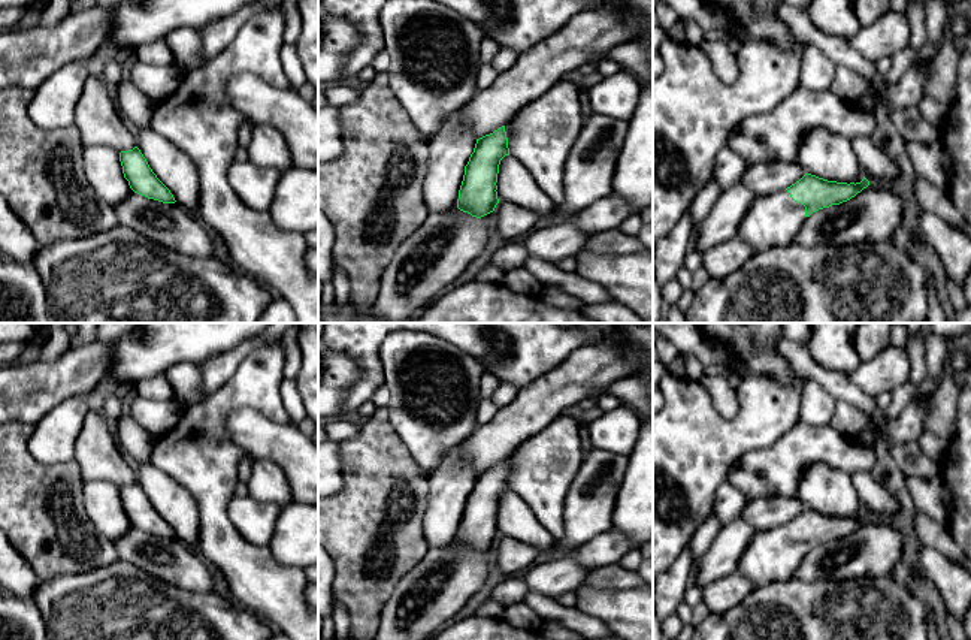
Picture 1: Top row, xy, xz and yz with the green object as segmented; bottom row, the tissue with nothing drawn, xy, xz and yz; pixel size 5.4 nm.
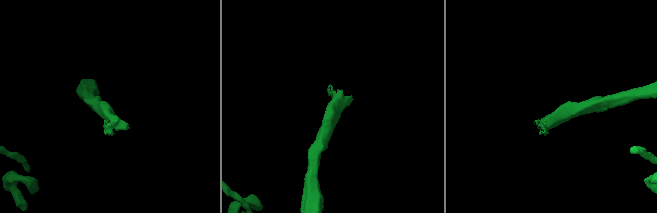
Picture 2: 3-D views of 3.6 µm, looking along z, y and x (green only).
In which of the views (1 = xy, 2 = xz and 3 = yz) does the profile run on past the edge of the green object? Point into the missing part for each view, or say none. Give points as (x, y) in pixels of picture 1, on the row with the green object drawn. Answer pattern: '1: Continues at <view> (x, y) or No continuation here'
1: Continues at xy (169, 225)
2: Continues at xz (427, 262)
3: Continues at yz (873, 216)

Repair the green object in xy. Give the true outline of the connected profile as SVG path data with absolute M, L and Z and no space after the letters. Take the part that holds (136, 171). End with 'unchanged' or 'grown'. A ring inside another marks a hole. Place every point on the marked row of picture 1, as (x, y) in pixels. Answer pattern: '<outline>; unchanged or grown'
M106 145L87 147L82 163L93 190L115 209L120 224L173 251L214 257L200 218L176 203L137 147L121 153Z; grown

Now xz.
M450 121L429 141L427 173L423 181L429 217L397 248L379 280L379 292L372 305L379 321L409 323L483 253L499 203L496 182L500 160L509 156L509 136L511 121L480 139L462 123Z; grown

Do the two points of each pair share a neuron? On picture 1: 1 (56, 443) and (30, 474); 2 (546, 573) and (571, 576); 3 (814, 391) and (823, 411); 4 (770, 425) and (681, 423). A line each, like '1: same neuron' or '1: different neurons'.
1: different neurons
2: same neuron
3: same neuron
4: same neuron

